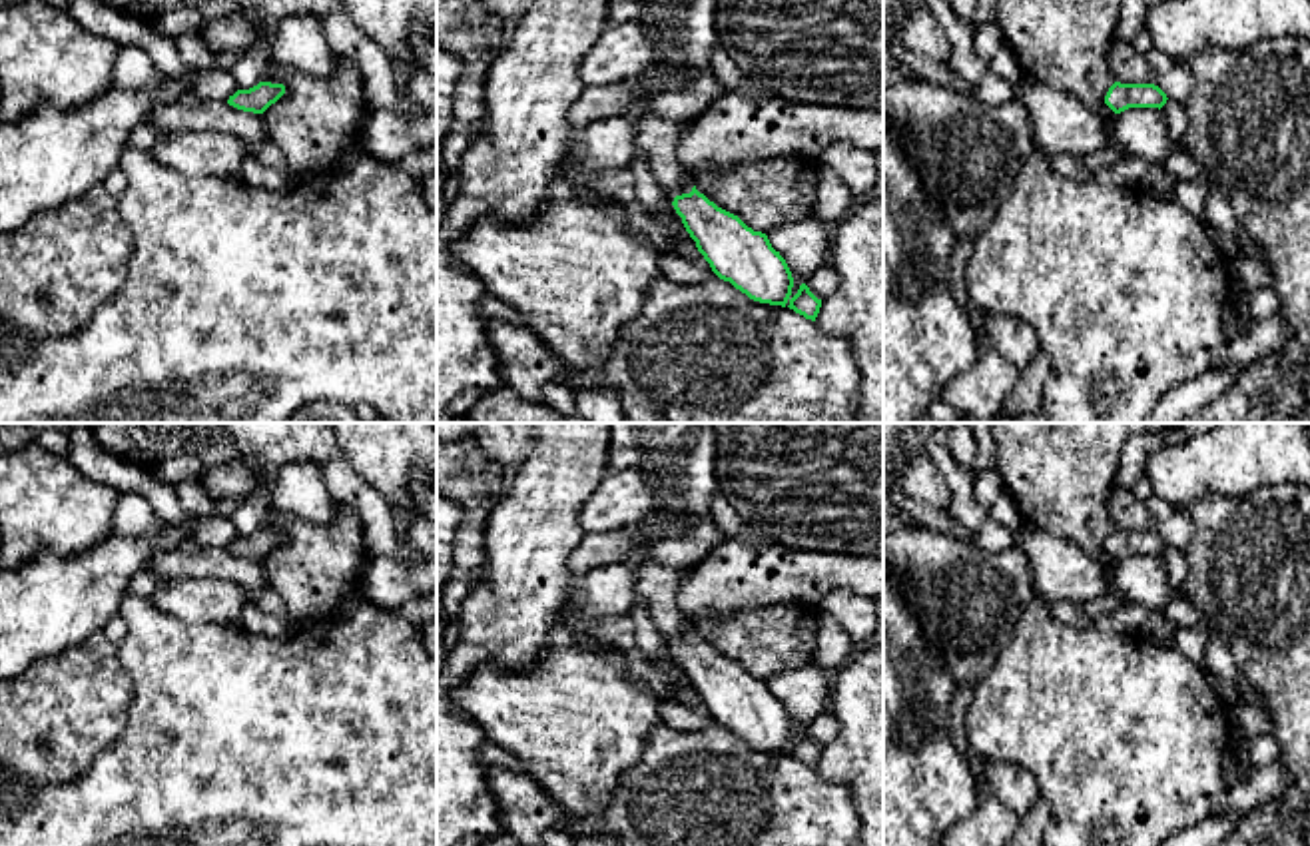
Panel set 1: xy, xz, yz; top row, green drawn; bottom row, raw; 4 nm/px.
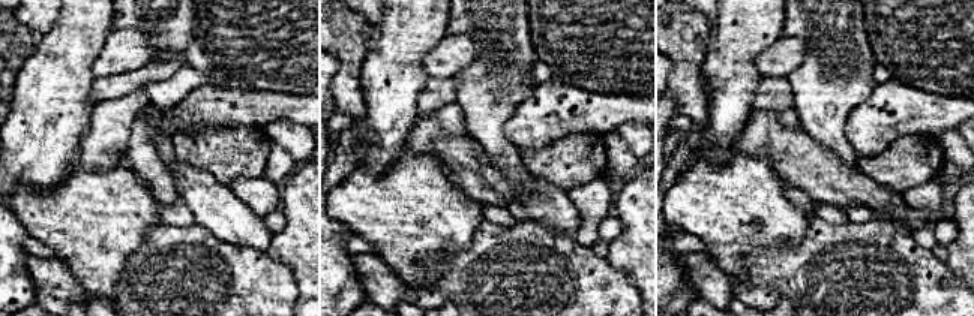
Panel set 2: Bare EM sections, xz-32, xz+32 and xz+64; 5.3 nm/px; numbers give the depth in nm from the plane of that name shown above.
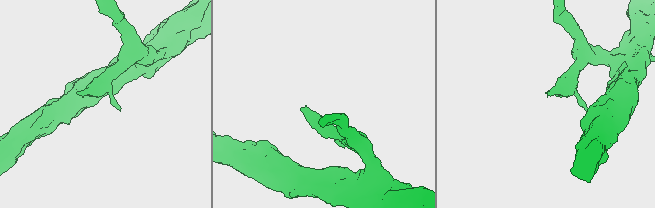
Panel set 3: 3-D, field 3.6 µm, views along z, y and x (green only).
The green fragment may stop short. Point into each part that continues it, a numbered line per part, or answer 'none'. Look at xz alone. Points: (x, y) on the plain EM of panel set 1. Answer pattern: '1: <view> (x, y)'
1: xz (678, 459)

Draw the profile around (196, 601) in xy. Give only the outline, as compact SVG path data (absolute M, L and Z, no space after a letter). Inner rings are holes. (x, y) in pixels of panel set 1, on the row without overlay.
M179 579L164 581L150 595L152 605L187 625L235 625L241 609L251 601L243 589L225 581Z

